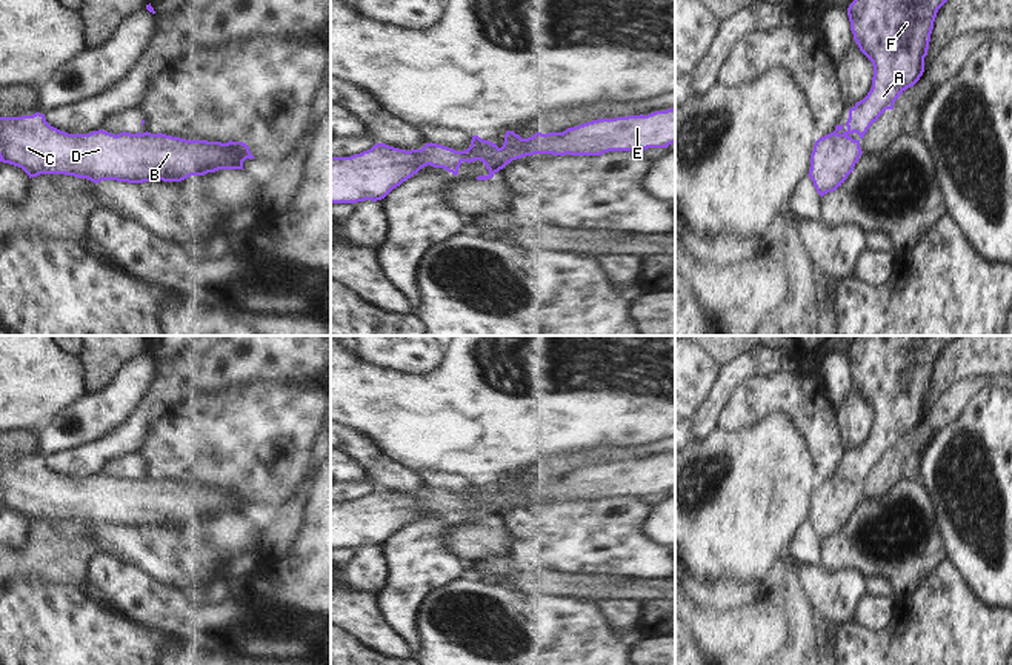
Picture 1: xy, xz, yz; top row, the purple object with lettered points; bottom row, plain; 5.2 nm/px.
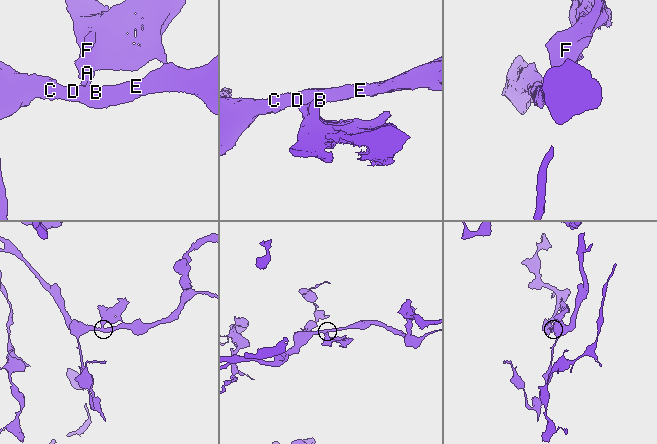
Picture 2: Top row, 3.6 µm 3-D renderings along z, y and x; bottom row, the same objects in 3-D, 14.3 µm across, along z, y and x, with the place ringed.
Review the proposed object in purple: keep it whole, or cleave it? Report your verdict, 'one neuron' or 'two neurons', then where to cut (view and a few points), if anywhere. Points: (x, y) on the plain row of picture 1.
two neurons; cut in xy along (140, 477), (117, 481)

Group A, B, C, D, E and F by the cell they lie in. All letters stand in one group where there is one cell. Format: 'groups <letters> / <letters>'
groups A F / B C D E

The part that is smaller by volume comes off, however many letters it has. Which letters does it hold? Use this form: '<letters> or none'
A, F

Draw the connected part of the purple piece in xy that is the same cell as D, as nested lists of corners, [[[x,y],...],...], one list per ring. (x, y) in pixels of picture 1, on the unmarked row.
[[[45,459],[0,462],[0,506],[22,513],[29,523],[40,519],[65,519],[94,528],[117,525],[143,528],[152,525],[181,526],[218,514],[243,514],[246,503],[255,503],[243,486],[228,488],[186,485],[166,479],[115,480],[98,474],[89,479],[68,479],[51,471]]]

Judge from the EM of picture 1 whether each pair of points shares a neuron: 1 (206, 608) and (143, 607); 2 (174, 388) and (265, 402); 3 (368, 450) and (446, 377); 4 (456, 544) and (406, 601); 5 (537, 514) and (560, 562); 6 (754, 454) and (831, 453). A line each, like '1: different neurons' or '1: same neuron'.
1: same neuron
2: different neurons
3: different neurons
4: different neurons
5: same neuron
6: different neurons

